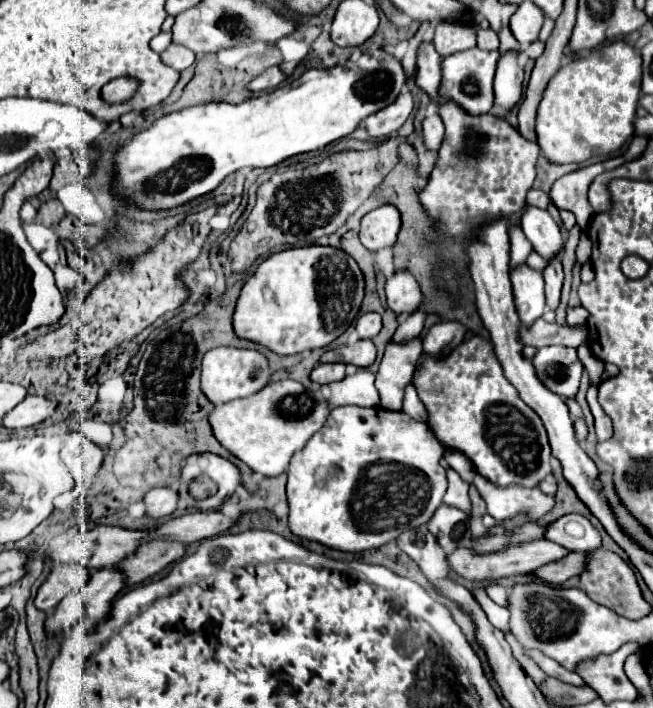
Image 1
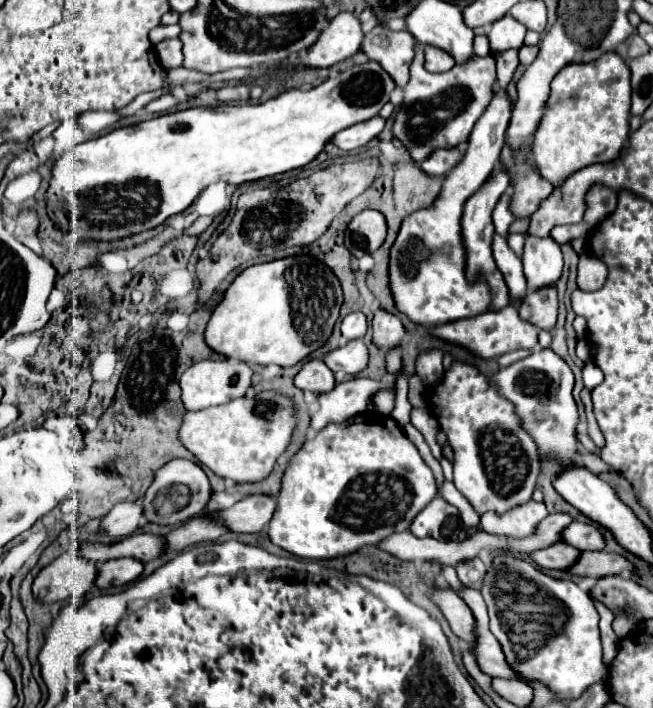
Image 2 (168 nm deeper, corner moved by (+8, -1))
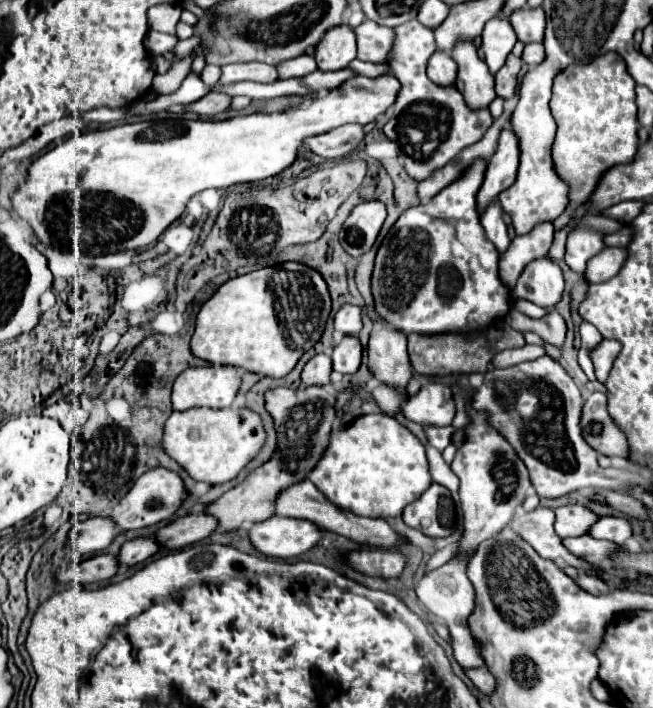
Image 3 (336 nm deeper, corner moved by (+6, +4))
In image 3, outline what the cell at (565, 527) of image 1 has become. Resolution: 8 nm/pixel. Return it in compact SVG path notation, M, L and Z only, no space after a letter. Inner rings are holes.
M604 516L604 518L598 518L590 530L588 530L590 536L598 538L598 540L610 540L618 546L624 544L626 538L630 538L632 534L632 526L626 518L614 518L614 516Z

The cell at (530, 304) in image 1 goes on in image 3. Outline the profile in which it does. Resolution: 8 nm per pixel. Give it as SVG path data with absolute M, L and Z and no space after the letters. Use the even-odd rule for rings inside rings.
M498 202L490 204L488 210L480 216L480 222L486 230L486 238L496 246L496 250L500 254L504 254L510 246L510 236L508 236L508 230L506 230L506 224L502 220L502 208Z

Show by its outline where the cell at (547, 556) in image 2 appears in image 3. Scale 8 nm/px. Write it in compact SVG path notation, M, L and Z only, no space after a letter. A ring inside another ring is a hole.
M588 534L576 536L576 538L564 538L562 544L564 544L564 548L566 548L568 552L572 552L574 556L578 556L578 558L590 562L590 564L598 564L598 566L604 564L606 558L608 558L612 552L620 550L620 546L616 546L614 542L596 540L596 538L588 536Z

